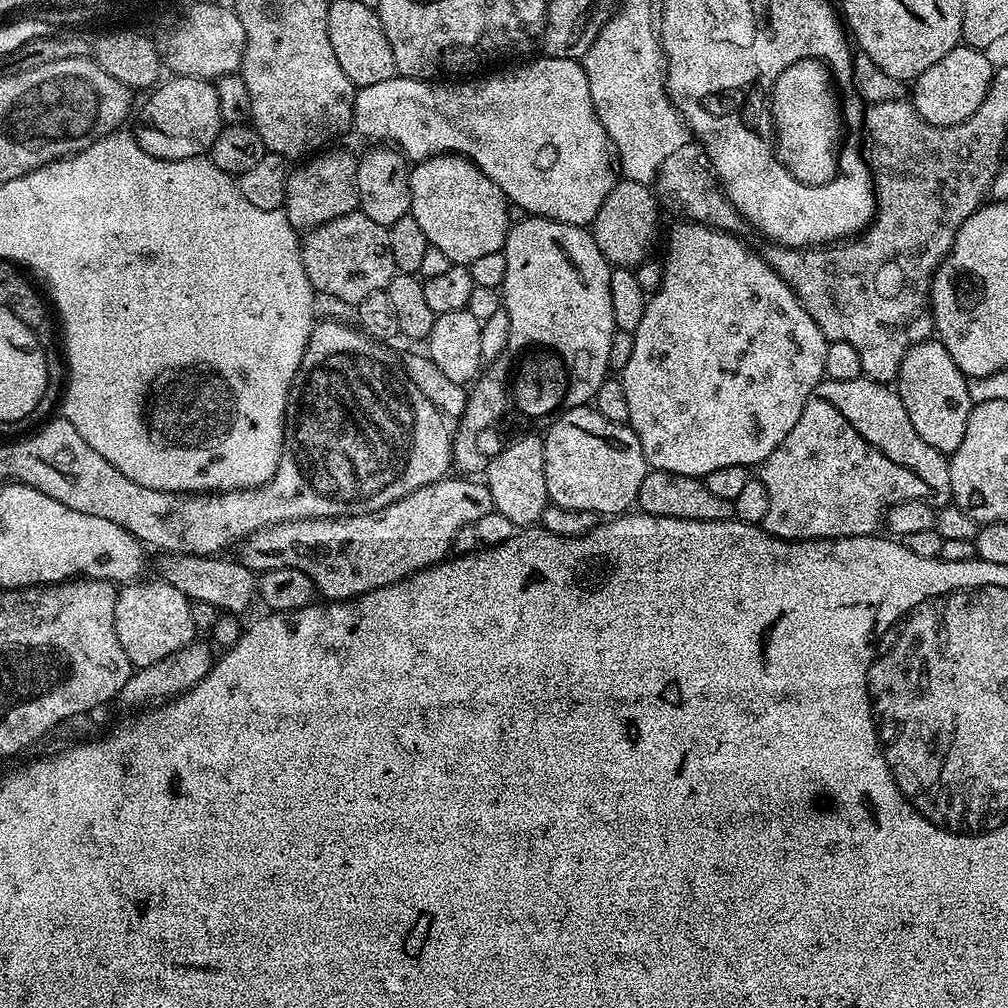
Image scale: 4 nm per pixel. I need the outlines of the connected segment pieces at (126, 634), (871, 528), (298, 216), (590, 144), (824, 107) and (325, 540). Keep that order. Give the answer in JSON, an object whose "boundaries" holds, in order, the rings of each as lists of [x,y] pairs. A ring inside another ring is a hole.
{"boundaries":[[[[161,578],[155,580],[145,579],[143,582],[129,582],[119,589],[116,605],[114,606],[114,630],[118,630],[118,642],[122,642],[122,650],[126,650],[126,658],[132,663],[133,669],[145,668],[146,666],[154,666],[158,662],[165,660],[167,656],[172,656],[180,648],[193,643],[197,639],[198,630],[194,626],[194,618],[192,617],[192,600],[181,590],[176,590],[174,586],[167,583]]],[[[865,376],[845,382],[827,378],[821,380],[810,394],[806,406],[802,406],[802,415],[799,416],[797,424],[794,425],[794,430],[790,430],[790,434],[786,434],[786,438],[782,438],[782,442],[778,442],[775,450],[764,459],[763,464],[759,465],[758,478],[766,486],[766,494],[770,494],[770,510],[766,510],[766,518],[762,527],[770,535],[783,540],[833,540],[838,532],[841,536],[870,536],[879,529],[876,528],[879,524],[881,527],[888,509],[898,502],[921,500],[933,506],[943,506],[951,501],[952,496],[947,457],[938,450],[934,450],[934,446],[930,446],[928,442],[924,442],[919,437],[917,430],[911,425],[910,416],[902,404],[900,396],[897,395],[893,387],[876,383]],[[818,398],[832,400],[832,404],[836,404],[836,408],[844,408],[844,412],[848,412],[848,420],[842,418],[838,414],[838,410],[830,408],[826,402],[820,402]]],[[[342,148],[323,149],[294,170],[289,171],[284,186],[284,210],[293,227],[307,230],[332,221],[342,214],[353,212],[359,205],[356,196],[356,161],[357,157]]],[[[537,56],[537,60],[528,58],[455,82],[415,80],[397,74],[386,82],[357,88],[352,111],[355,131],[369,136],[372,142],[395,146],[412,162],[445,154],[464,156],[497,184],[504,197],[521,208],[521,213],[563,224],[591,225],[614,185],[614,149],[590,102],[590,84],[586,82],[583,63],[570,58]]],[[[800,59],[787,67],[770,88],[770,116],[773,129],[776,128],[774,148],[777,159],[804,185],[825,185],[839,171],[842,126],[832,87],[834,81],[823,61]]],[[[419,488],[382,510],[357,516],[313,516],[311,520],[287,520],[281,524],[271,524],[240,541],[238,561],[256,574],[275,568],[302,570],[302,574],[314,582],[317,593],[321,597],[324,595],[325,601],[354,600],[370,590],[396,584],[423,568],[440,563],[441,553],[428,552],[428,494],[428,488]]]]}

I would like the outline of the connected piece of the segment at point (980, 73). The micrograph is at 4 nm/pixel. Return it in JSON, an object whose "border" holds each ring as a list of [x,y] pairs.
{"border":[[[957,46],[950,50],[950,54],[946,54],[946,58],[938,58],[934,66],[922,70],[922,74],[918,74],[910,84],[912,105],[922,119],[939,128],[966,122],[966,118],[970,118],[970,114],[982,106],[992,85],[994,64],[988,61],[988,55],[987,51],[978,48]]]}

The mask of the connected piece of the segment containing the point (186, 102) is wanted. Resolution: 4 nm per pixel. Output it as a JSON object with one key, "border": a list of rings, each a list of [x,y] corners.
{"border":[[[173,75],[171,79],[147,93],[148,101],[141,106],[134,127],[136,141],[143,152],[163,160],[204,156],[222,127],[216,85],[211,79],[194,76]]]}

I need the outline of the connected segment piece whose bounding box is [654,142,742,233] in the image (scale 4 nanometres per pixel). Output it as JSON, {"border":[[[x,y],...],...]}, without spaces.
{"border":[[[699,143],[684,144],[682,150],[674,150],[674,154],[670,154],[666,162],[662,162],[654,181],[654,193],[661,209],[669,208],[685,221],[708,224],[711,228],[731,233],[735,233],[736,227],[742,224],[740,213],[724,195],[724,190],[720,187],[720,182]]]}

